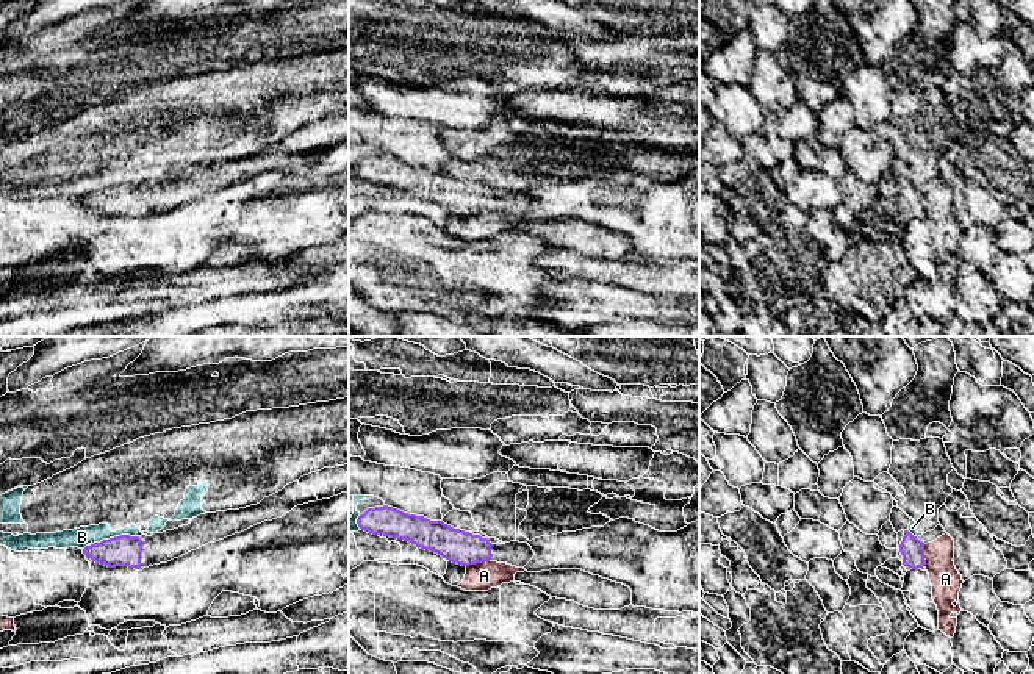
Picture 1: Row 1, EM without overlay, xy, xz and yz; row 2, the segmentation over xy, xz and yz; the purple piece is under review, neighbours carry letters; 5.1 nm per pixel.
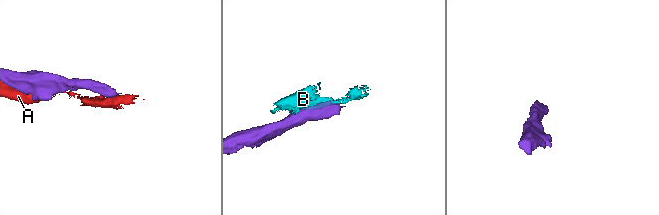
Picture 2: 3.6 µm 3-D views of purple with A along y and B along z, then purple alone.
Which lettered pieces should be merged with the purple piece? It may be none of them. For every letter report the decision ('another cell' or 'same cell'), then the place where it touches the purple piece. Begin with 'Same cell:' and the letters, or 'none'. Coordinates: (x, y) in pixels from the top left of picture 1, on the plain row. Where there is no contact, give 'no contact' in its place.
Same cell: none
A: another cell; contact xz (477, 211)
B: another cell; contact xy (114, 186)

